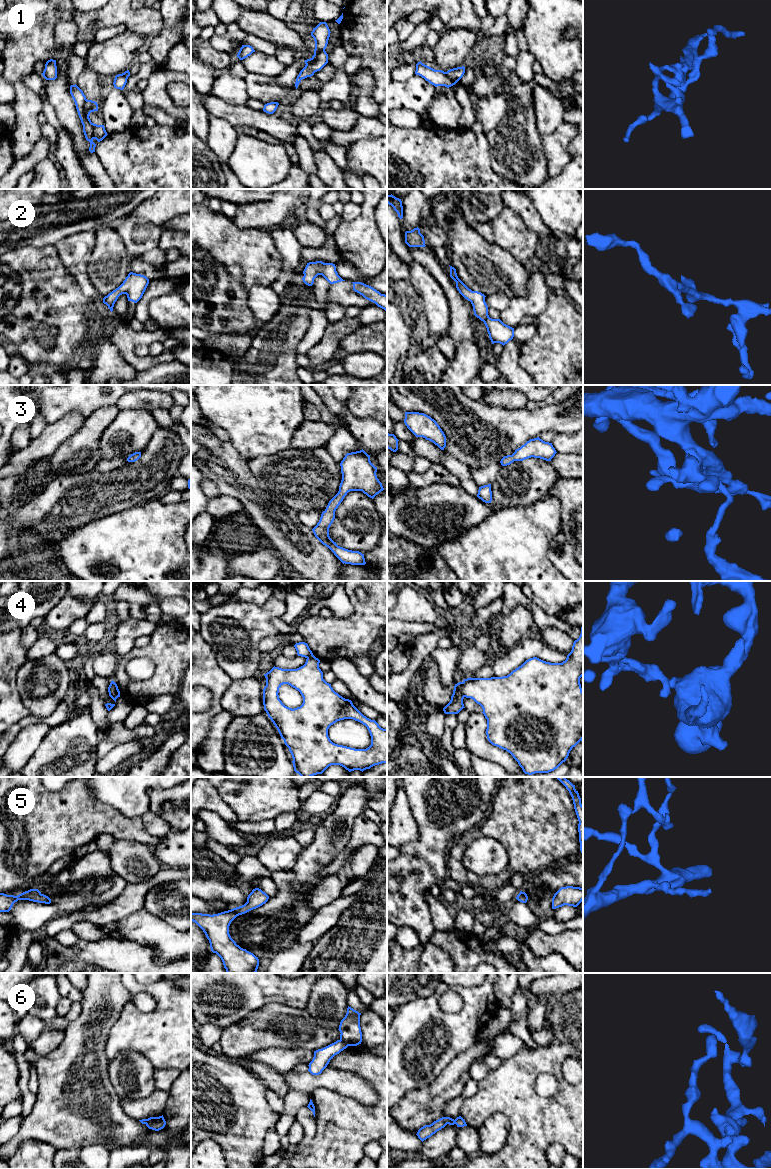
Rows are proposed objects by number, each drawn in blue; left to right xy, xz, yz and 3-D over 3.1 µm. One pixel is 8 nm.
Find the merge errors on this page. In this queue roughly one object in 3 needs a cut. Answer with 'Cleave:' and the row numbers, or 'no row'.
Cleave: 1, 4

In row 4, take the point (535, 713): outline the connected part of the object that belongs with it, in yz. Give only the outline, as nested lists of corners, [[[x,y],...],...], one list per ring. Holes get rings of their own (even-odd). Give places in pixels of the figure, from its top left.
[[[581,627],[581,634],[577,640],[574,641],[571,652],[562,663],[550,663],[543,661],[537,657],[526,660],[521,666],[513,670],[509,675],[503,677],[491,678],[467,678],[462,682],[462,693],[466,698],[473,699],[483,709],[483,714],[487,719],[486,735],[488,741],[503,750],[509,752],[513,758],[518,762],[523,772],[528,775],[535,773],[549,773],[557,769],[569,756],[570,751],[580,741],[583,740],[583,691],[580,684],[580,678],[583,676],[583,627]]]

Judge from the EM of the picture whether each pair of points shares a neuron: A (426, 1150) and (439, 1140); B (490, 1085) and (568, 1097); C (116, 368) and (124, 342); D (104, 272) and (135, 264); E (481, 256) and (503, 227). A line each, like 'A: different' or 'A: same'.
A: same
B: same
C: different
D: different
E: different

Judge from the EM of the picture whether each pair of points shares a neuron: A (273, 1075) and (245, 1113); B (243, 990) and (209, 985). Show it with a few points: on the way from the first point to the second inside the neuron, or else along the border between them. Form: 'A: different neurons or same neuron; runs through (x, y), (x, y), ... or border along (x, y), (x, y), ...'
A: different neurons; border along (249, 1070), (266, 1087)
B: same neuron; runs through (235, 985), (217, 985)

